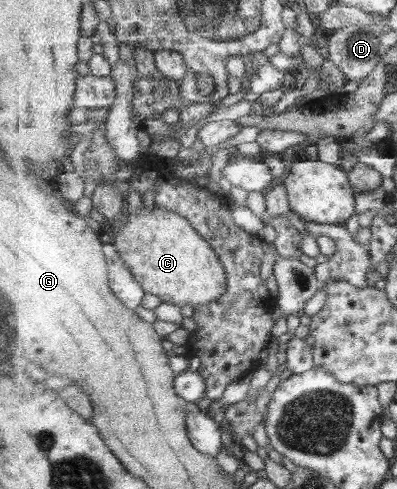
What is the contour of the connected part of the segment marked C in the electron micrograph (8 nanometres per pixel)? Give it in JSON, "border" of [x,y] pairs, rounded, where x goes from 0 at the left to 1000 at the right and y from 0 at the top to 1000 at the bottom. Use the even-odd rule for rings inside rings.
{"border":[[[390,419],[380,427],[355,423],[350,436],[320,438],[315,456],[287,472],[275,464],[275,489],[297,509],[305,530],[317,538],[338,569],[368,599],[390,601],[408,618],[448,626],[524,622],[547,616],[572,591],[567,544],[531,499],[456,438]]]}

